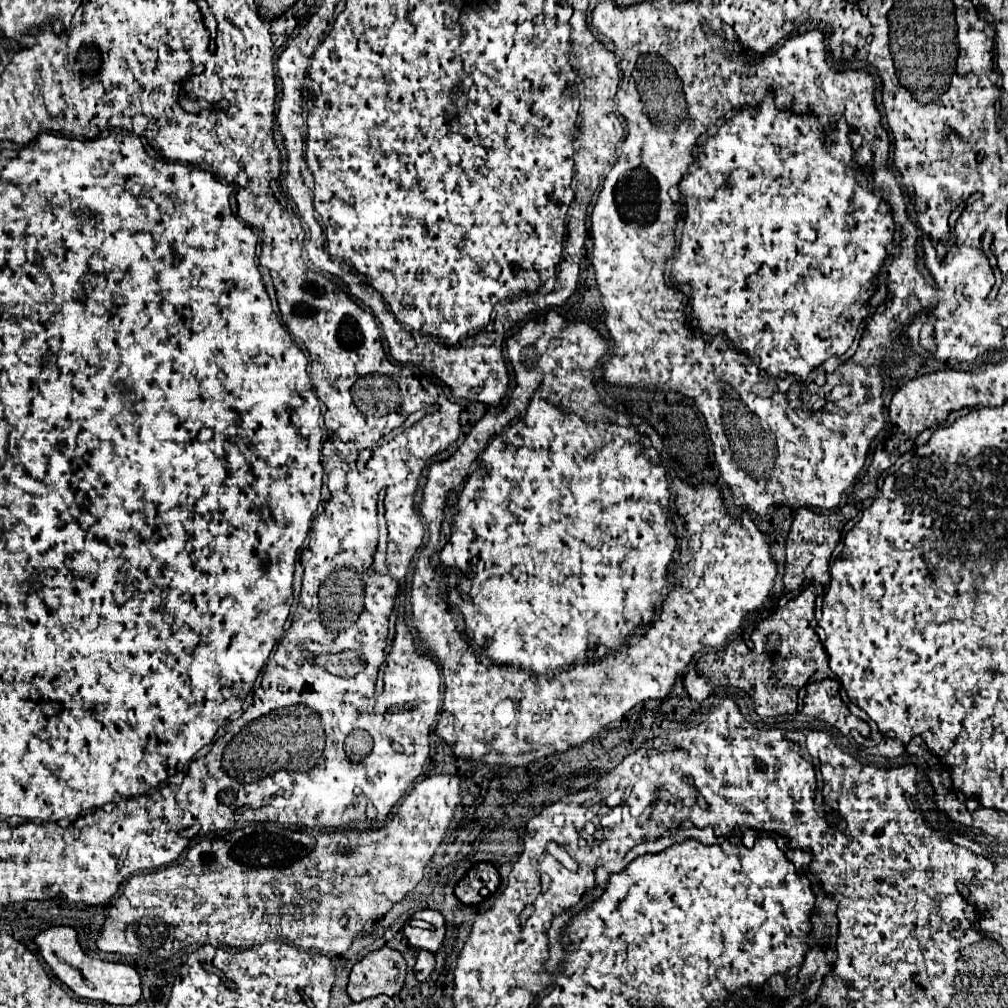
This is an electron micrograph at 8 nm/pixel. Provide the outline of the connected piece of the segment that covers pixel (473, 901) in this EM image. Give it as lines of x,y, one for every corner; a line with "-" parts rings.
477,863
467,871
467,875
457,883
455,895
465,905
479,905
483,901
481,891
487,889
489,893
495,893
501,883
499,871
491,863

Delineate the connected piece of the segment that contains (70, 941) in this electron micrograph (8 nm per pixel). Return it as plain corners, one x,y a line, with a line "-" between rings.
51,927
37,939
37,949
53,973
79,997
89,1001
103,1001
109,1005
135,1005
141,999
141,979
131,965
109,963
101,959
91,959
83,953
77,943
77,931
71,927

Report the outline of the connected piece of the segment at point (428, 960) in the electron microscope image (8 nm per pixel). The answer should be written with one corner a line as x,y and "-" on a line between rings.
421,949
417,955
417,963
415,963
415,977
419,983
427,981
427,977
435,971
435,955

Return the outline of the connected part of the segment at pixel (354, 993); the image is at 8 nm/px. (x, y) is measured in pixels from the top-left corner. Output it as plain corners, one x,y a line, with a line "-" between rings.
381,947
363,961
355,963
349,975
347,993
351,1001
359,1003
377,995
397,995
405,981
405,959
399,951

